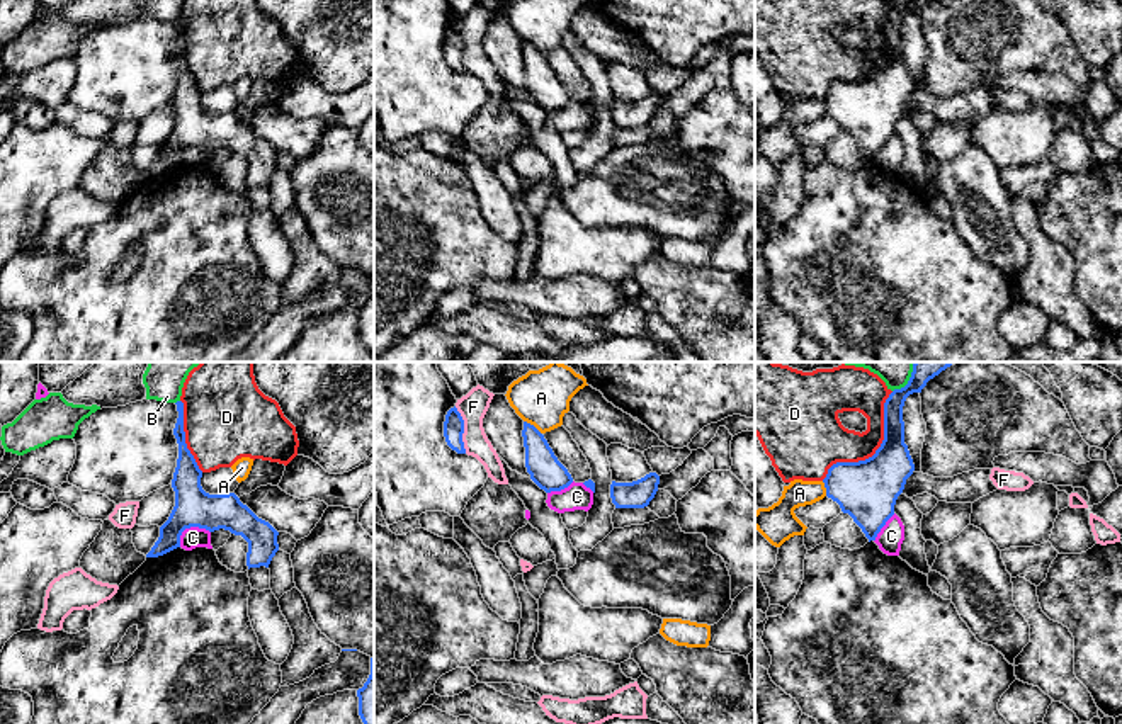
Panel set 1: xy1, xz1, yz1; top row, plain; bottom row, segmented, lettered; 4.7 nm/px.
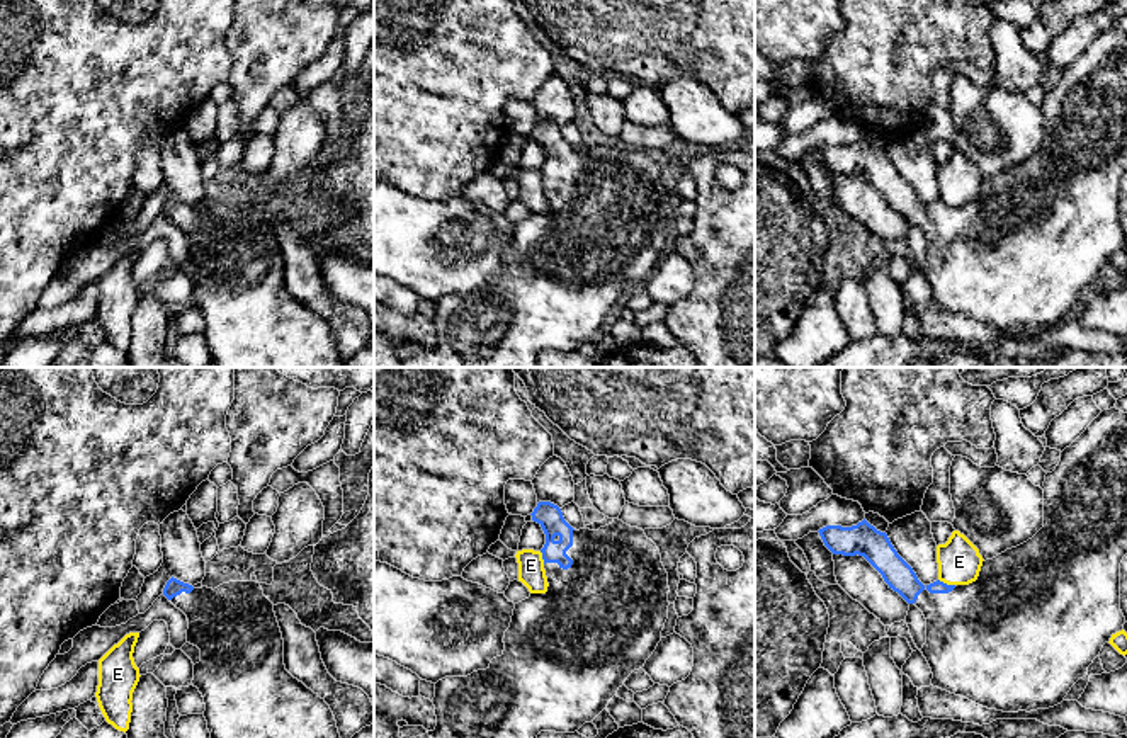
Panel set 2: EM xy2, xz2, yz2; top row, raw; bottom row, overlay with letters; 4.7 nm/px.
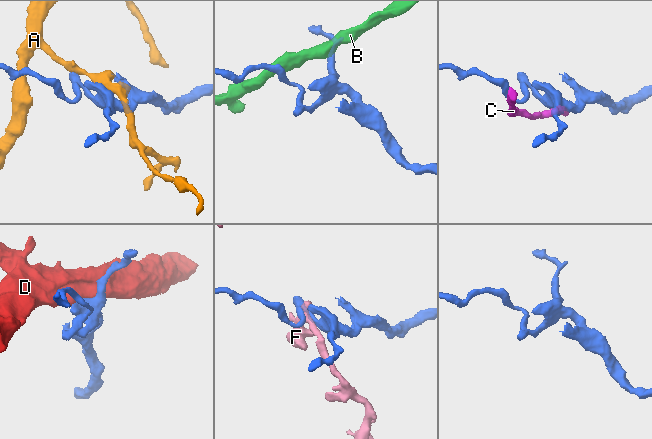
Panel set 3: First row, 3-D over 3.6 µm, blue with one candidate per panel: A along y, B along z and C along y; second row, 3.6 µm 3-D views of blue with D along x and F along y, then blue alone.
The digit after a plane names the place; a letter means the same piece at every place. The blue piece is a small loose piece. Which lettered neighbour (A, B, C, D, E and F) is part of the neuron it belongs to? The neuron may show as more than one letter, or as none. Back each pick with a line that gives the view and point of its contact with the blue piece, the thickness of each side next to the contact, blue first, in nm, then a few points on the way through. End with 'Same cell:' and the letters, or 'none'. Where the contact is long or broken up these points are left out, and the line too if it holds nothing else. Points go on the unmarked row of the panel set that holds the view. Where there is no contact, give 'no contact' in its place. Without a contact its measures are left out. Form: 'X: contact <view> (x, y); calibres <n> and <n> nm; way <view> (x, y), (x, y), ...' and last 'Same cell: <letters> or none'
Same cell: none

